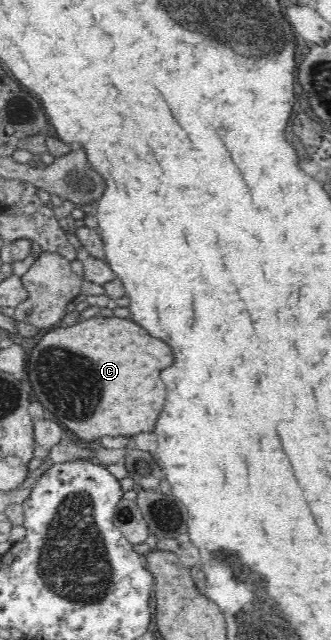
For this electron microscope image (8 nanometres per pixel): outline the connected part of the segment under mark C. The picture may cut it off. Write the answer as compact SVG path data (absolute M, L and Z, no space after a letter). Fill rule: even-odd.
M91 317L91 319L81 319L75 325L61 327L60 325L54 325L49 328L49 331L41 337L40 341L31 351L29 351L29 357L26 358L24 364L25 373L23 374L31 382L32 393L34 393L36 399L44 407L48 416L51 416L55 421L59 421L59 424L65 429L66 432L73 435L73 431L83 437L83 439L91 439L91 437L108 436L130 436L132 437L139 431L152 431L153 425L155 425L155 419L159 415L159 409L163 405L163 399L165 399L165 385L159 377L159 365L163 369L163 365L171 365L171 349L161 343L159 339L147 335L147 331L143 329L139 324L136 324L132 319L120 319L119 317Z

